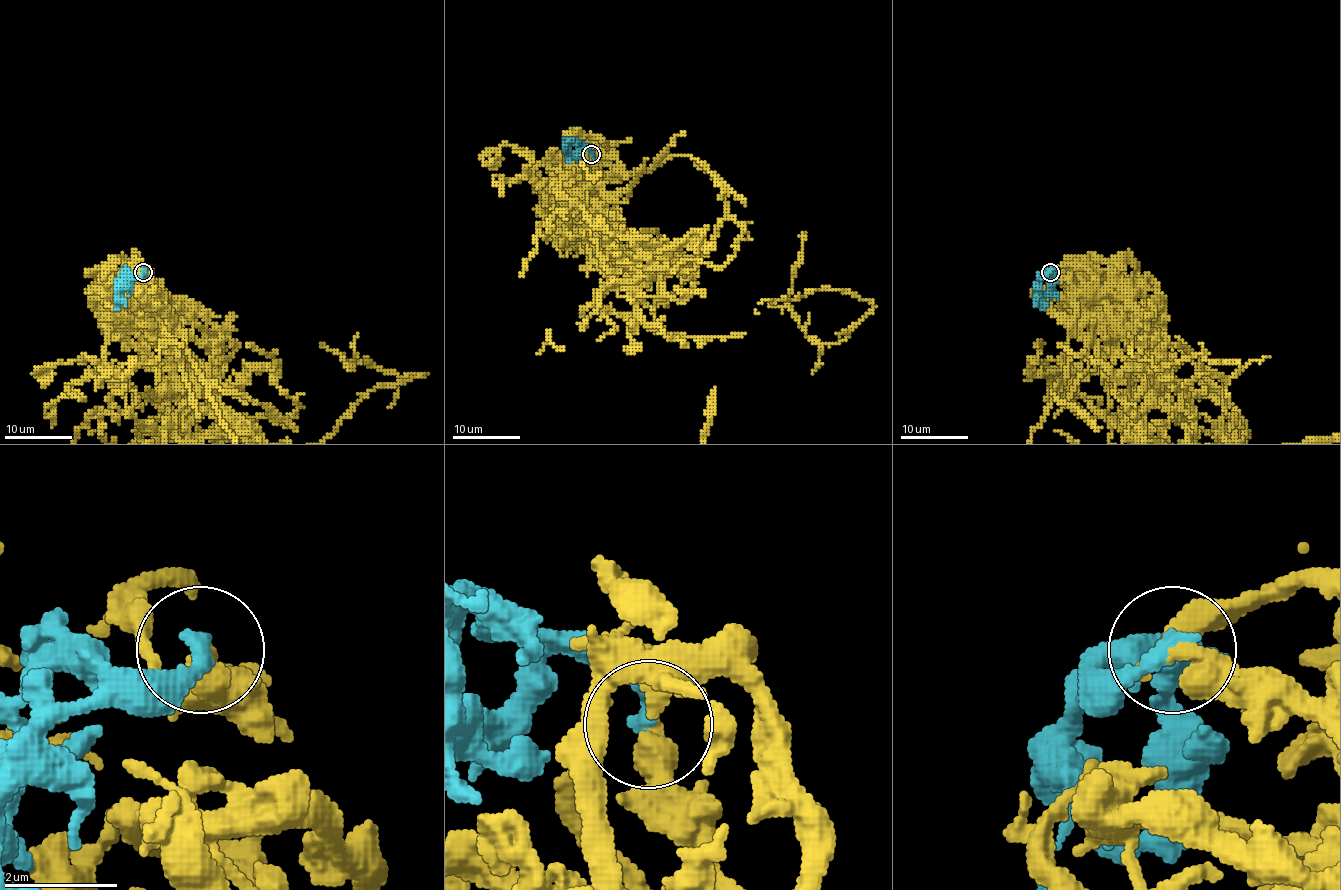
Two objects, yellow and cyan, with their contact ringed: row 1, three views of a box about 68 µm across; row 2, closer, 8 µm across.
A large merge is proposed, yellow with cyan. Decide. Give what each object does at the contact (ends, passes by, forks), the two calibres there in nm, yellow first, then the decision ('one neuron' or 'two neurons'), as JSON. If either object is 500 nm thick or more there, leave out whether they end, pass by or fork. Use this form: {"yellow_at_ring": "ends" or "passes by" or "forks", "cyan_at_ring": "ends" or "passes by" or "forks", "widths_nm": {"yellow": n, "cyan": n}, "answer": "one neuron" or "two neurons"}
{"yellow_at_ring": "forks", "cyan_at_ring": "ends", "widths_nm": {"yellow": 280, "cyan": 340}, "answer": "one neuron"}

